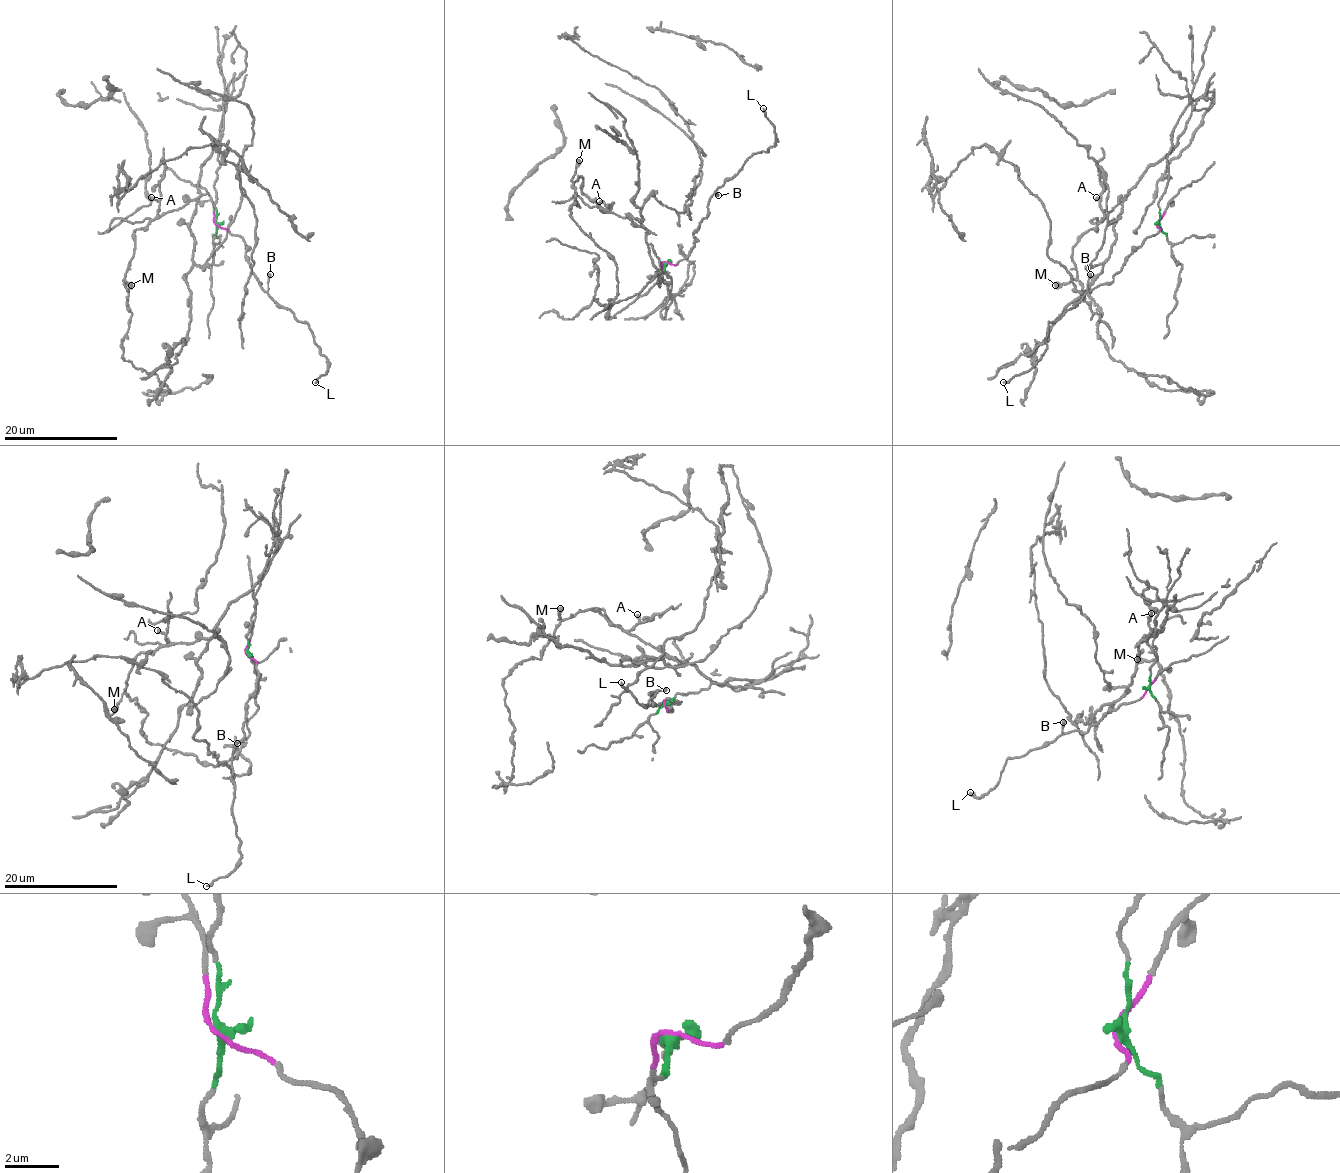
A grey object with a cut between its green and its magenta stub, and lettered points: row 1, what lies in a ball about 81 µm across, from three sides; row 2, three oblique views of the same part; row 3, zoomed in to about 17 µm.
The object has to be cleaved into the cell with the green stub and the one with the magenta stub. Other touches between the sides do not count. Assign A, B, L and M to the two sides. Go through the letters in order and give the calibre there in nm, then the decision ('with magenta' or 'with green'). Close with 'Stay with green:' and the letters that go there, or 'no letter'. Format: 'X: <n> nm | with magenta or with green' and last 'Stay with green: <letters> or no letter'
A: 340 nm | with green
B: 300 nm | with magenta
L: 260 nm | with magenta
M: 600 nm | with green
Stay with green: A, M

